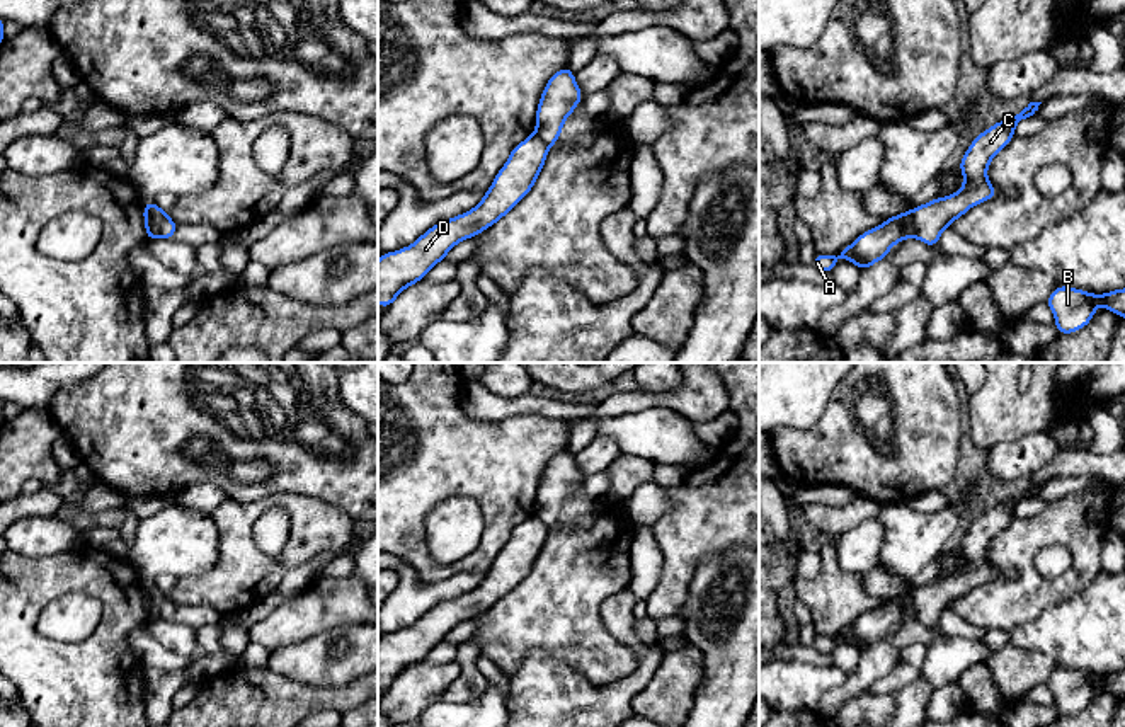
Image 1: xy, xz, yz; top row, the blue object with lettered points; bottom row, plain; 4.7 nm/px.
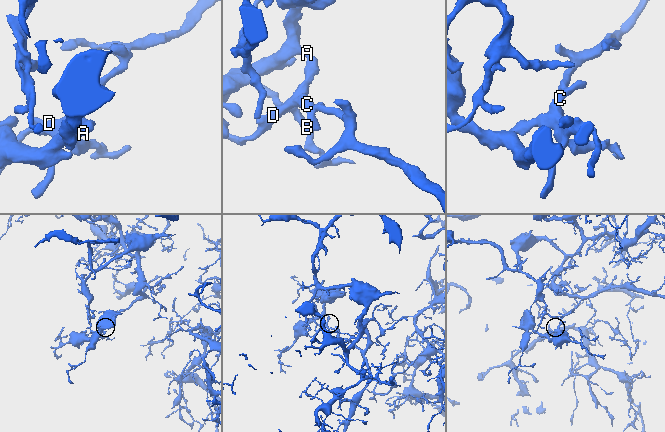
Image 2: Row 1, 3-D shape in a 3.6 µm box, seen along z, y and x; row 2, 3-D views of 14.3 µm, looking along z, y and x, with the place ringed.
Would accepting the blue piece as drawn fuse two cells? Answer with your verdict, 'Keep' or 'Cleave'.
Cleave

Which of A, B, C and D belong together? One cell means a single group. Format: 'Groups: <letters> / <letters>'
Groups: A / B C D

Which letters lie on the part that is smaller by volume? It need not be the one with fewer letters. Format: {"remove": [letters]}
{"remove": ["A"]}

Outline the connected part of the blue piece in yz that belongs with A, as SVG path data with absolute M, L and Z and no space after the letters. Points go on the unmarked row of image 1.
M911 592L887 599L880 608L863 613L851 627L842 630L837 637L815 635L812 647L822 654L831 655L837 642L848 640L859 652L871 649L875 644L887 640L888 632L917 615Z

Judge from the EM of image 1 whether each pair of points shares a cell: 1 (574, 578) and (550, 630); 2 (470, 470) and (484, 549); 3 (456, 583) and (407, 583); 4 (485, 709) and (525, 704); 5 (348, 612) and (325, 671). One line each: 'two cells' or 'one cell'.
1: one cell
2: one cell
3: one cell
4: two cells
5: two cells

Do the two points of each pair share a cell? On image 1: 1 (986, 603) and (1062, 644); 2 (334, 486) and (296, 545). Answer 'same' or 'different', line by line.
1: different
2: different

